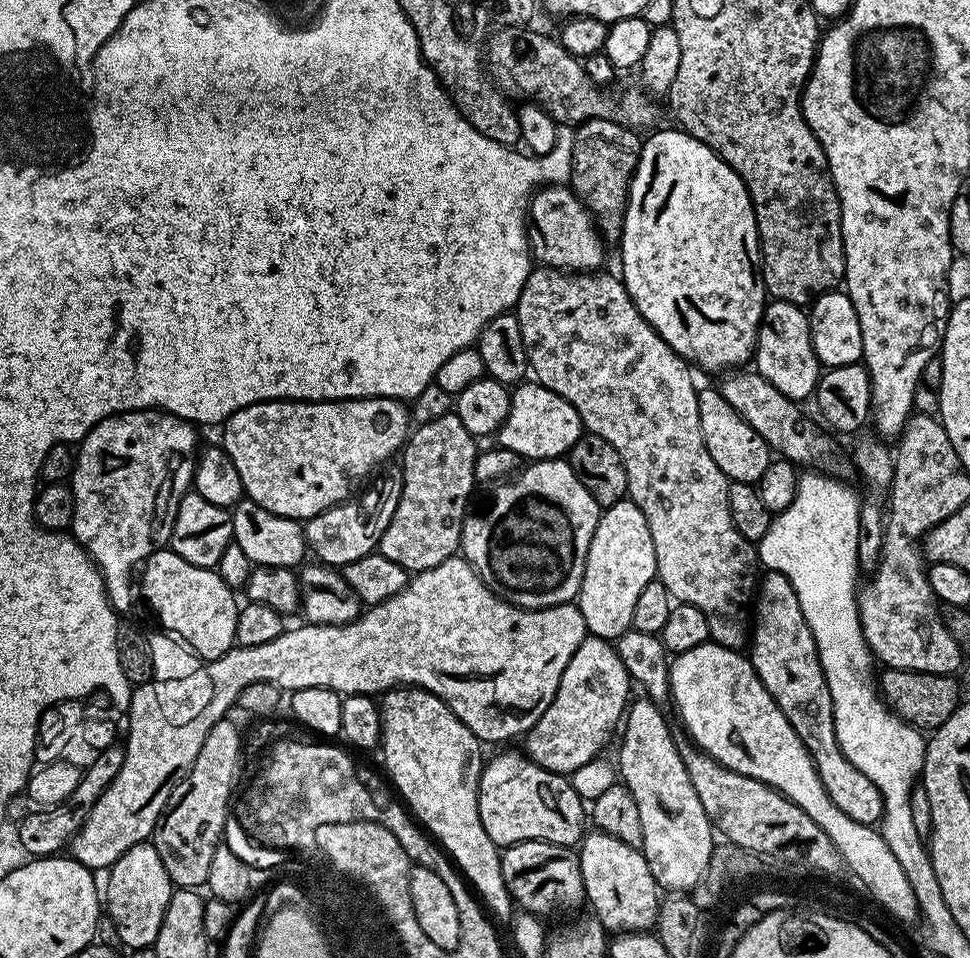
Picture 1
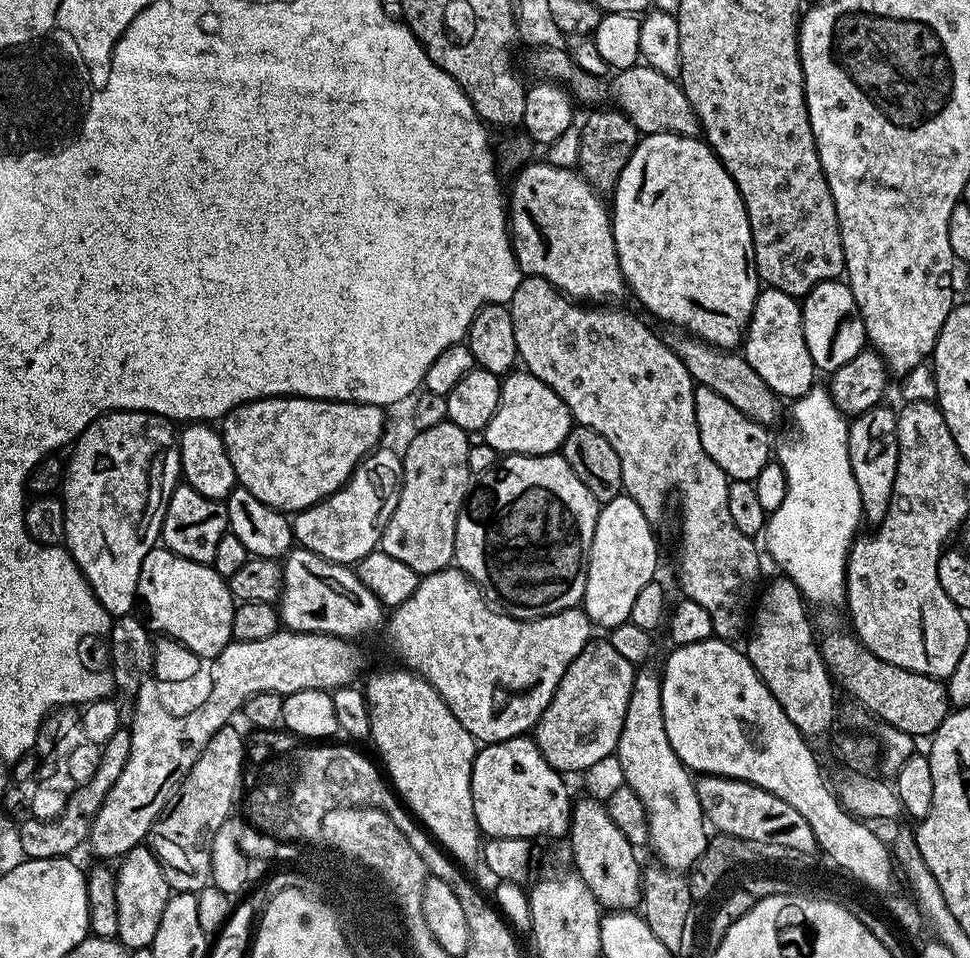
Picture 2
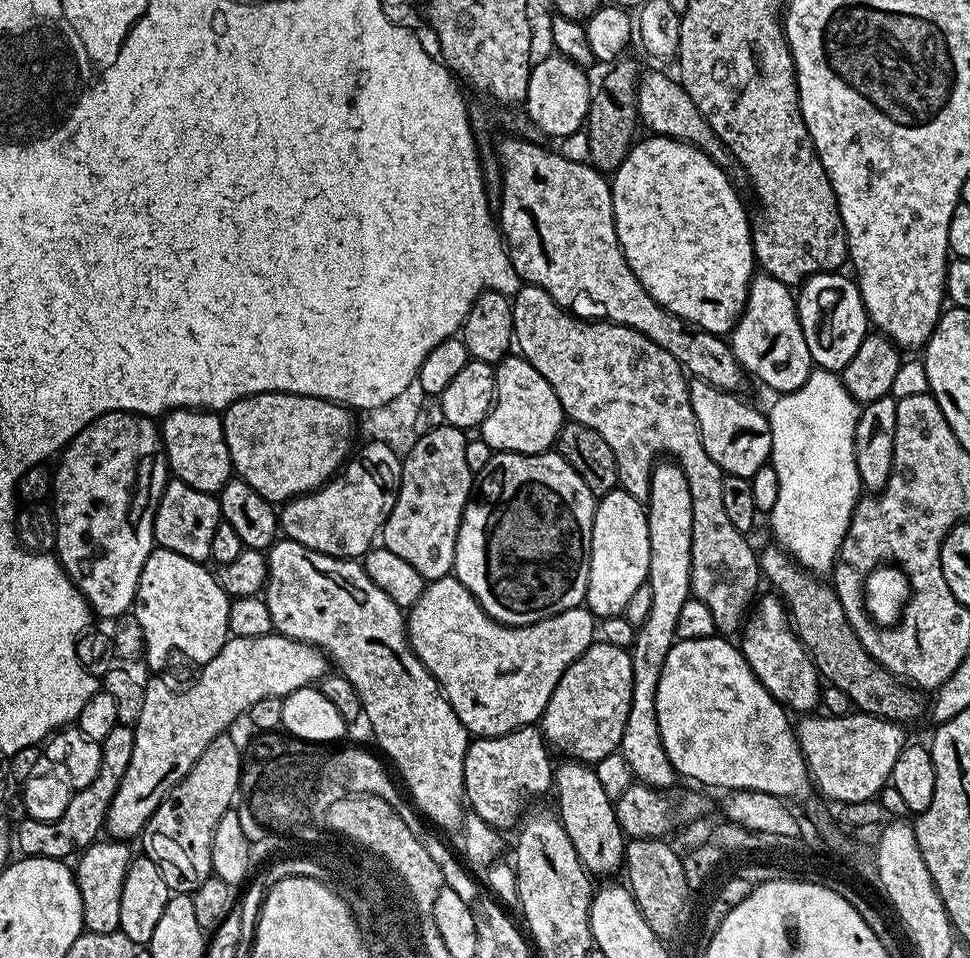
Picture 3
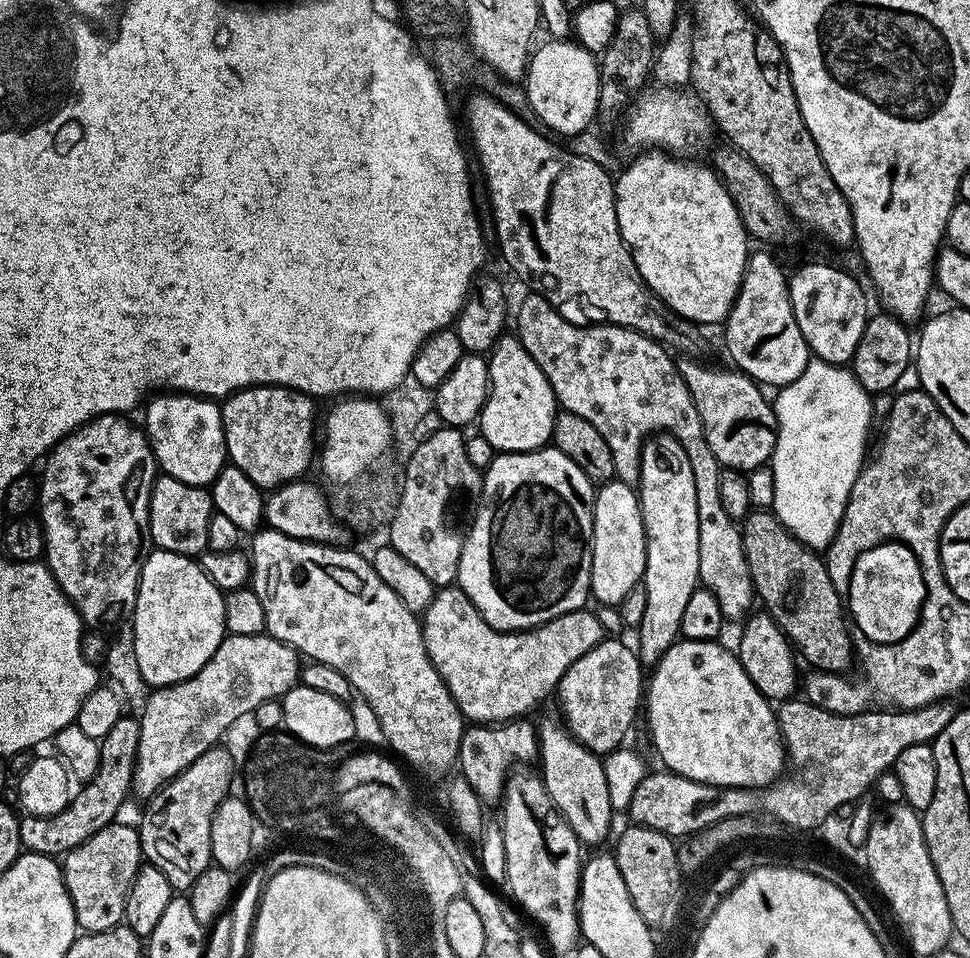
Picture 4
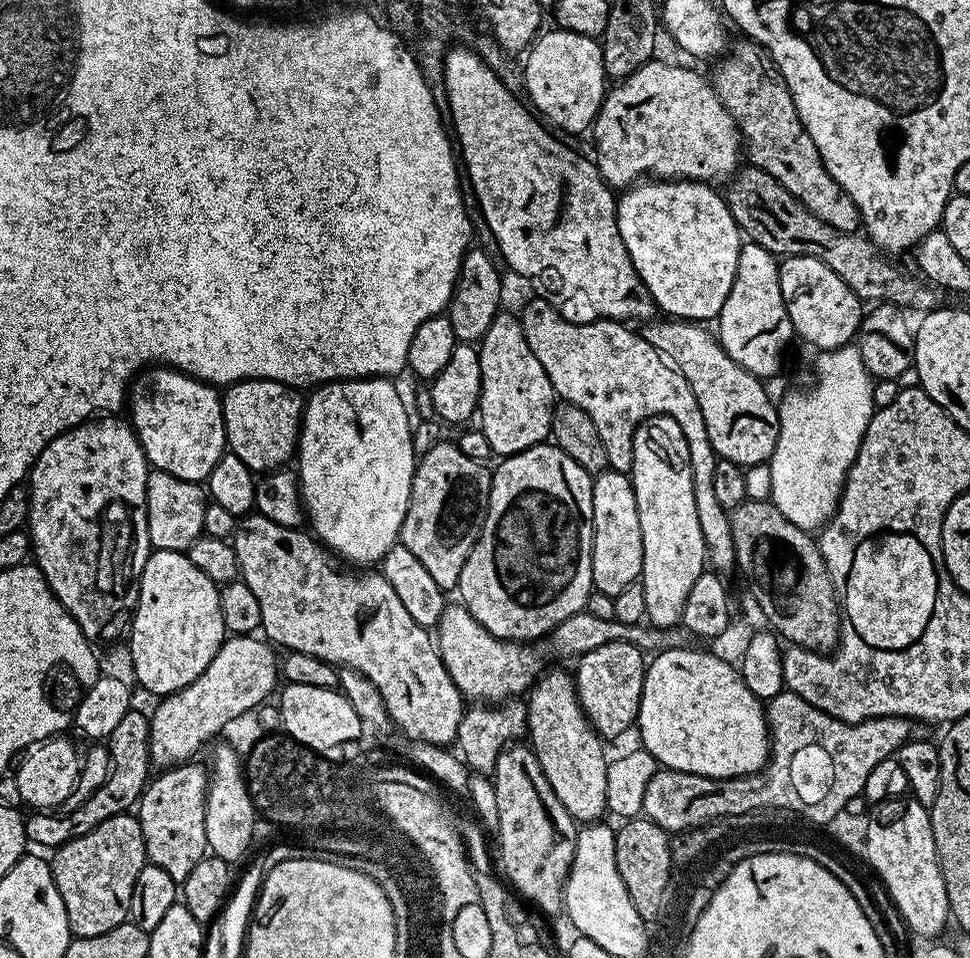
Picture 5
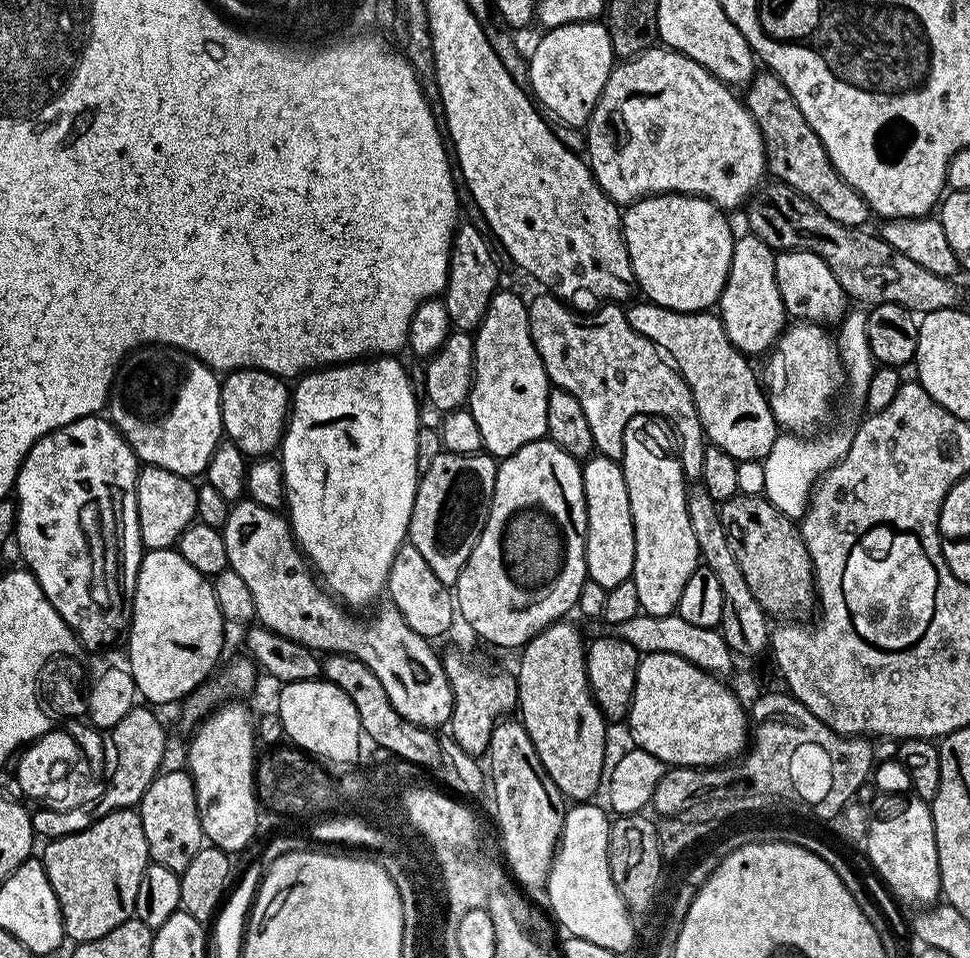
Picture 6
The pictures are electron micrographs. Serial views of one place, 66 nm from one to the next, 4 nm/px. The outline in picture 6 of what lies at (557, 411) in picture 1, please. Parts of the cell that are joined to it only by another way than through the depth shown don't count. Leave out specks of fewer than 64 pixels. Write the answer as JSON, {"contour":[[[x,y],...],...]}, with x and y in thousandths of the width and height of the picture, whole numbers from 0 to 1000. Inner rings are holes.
{"contour":[[[512,303],[507,308],[489,354],[491,389],[480,425],[489,432],[489,441],[493,441],[498,471],[508,478],[519,478],[546,461],[562,458],[567,398],[546,349],[544,319],[531,303]]]}

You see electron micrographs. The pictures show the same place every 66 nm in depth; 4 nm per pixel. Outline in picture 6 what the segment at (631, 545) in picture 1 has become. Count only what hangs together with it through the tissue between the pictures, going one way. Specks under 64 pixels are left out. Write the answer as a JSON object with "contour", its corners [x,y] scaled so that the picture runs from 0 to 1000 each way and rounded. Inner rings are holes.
{"contour":[[[618,474],[601,481],[600,507],[604,520],[606,557],[602,561],[606,604],[628,615],[652,603],[654,595],[654,545],[649,537],[649,516],[645,516],[642,487]]]}

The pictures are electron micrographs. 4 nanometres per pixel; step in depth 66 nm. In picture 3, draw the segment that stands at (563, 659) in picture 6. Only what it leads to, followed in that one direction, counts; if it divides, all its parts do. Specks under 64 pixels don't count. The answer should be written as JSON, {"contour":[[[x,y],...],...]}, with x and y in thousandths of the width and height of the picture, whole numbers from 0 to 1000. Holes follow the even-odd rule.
{"contour":[[[601,795],[581,796],[586,797],[579,799],[578,802],[576,799],[571,806],[571,828],[573,827],[573,839],[577,842],[577,860],[584,871],[588,871],[592,887],[611,915],[627,914],[630,910],[640,909],[645,874],[637,862],[634,838],[625,831],[624,825],[621,825],[613,801]]]}

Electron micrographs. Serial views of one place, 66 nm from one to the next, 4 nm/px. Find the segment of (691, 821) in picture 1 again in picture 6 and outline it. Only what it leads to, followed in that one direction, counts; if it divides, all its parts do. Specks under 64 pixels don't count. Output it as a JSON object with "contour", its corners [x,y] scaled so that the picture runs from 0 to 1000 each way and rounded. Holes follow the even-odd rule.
{"contour":[[[655,434],[645,441],[643,450],[643,478],[645,516],[649,516],[649,537],[654,545],[654,595],[651,605],[658,612],[660,637],[666,643],[692,643],[700,636],[703,616],[711,608],[711,599],[723,588],[720,562],[715,562],[715,549],[711,549],[709,511],[705,486],[701,483],[695,452],[679,434]]]}

